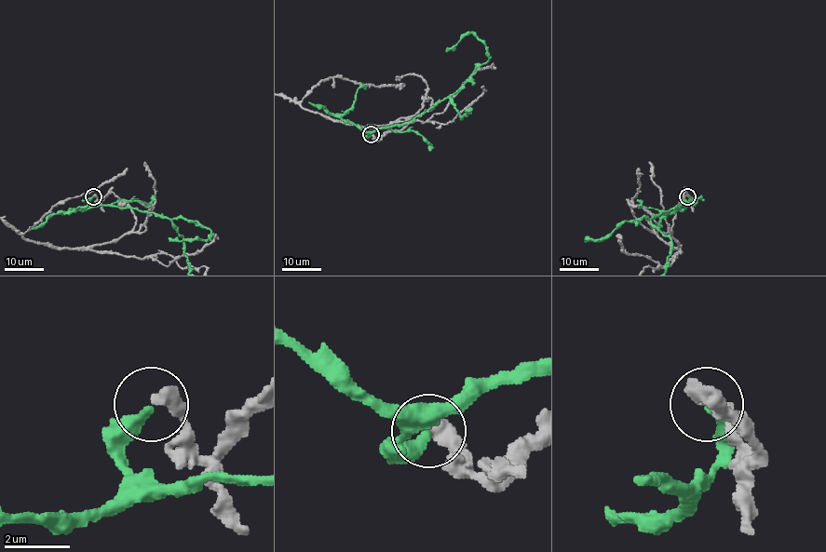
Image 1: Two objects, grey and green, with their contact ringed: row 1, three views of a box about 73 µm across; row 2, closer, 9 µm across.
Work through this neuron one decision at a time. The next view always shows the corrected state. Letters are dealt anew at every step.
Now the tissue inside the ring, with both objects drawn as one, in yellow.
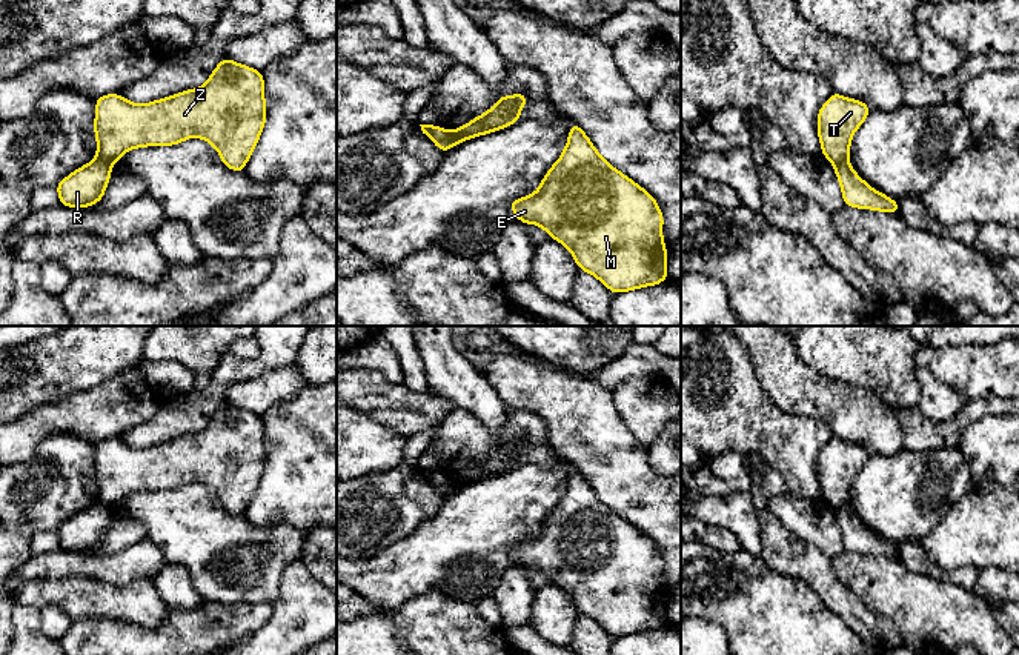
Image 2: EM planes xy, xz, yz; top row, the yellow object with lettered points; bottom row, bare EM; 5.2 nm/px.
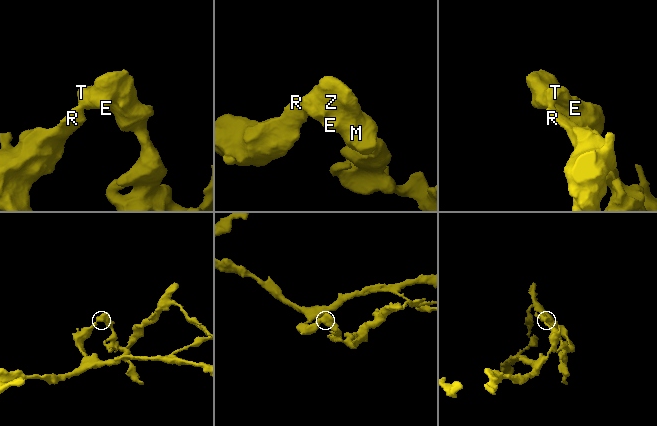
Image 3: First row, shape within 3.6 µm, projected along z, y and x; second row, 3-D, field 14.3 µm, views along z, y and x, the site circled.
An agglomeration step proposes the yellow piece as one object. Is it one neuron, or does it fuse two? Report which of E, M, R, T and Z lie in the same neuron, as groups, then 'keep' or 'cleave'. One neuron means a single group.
E M T Z / R | cleave

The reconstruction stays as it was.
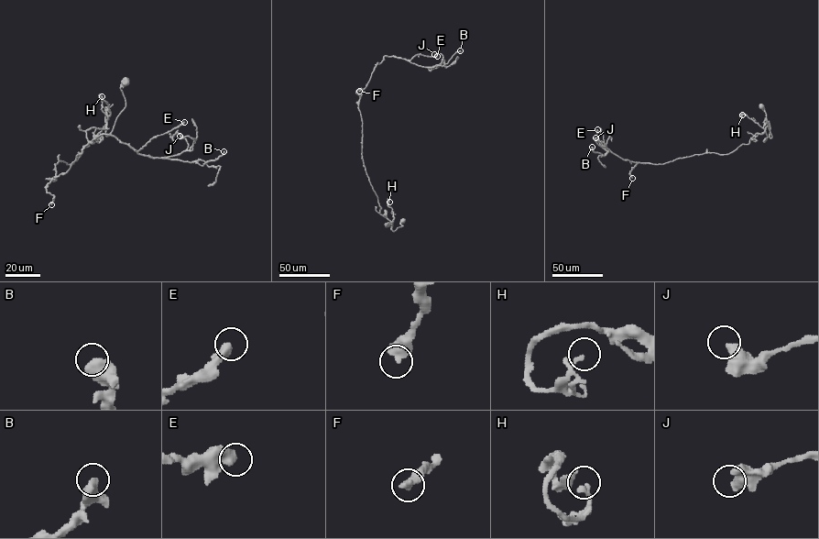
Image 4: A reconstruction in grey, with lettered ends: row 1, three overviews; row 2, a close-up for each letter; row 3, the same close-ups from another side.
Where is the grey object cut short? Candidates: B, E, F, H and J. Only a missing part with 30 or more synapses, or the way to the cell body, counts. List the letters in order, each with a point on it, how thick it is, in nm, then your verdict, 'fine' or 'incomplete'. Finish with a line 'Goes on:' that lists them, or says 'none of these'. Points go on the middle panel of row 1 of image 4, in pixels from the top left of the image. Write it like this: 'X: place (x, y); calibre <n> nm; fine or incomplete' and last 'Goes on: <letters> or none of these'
B: place (460, 50); calibre 600 nm; fine
E: place (437, 56); calibre 480 nm; fine
F: place (359, 91); calibre 480 nm; fine
H: place (389, 202); calibre 120 nm; fine
J: place (434, 54); calibre 440 nm; fine
Goes on: none of these

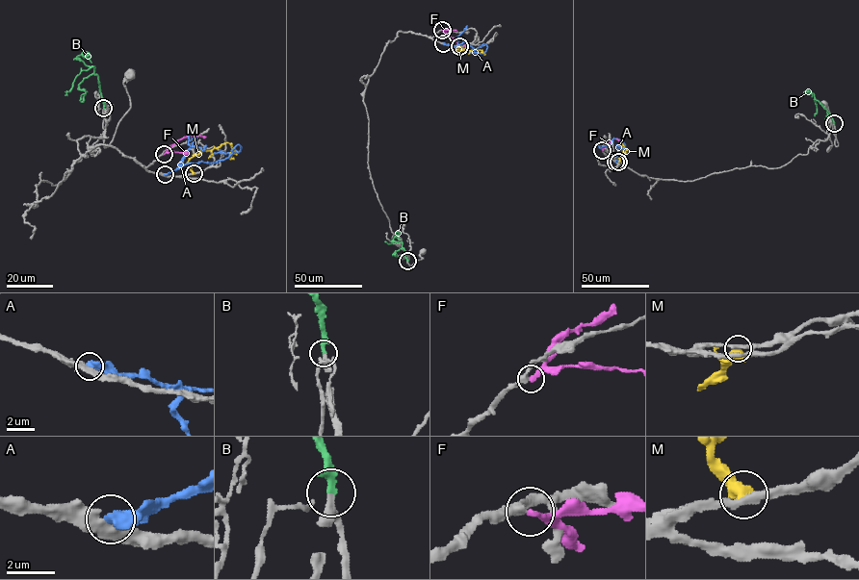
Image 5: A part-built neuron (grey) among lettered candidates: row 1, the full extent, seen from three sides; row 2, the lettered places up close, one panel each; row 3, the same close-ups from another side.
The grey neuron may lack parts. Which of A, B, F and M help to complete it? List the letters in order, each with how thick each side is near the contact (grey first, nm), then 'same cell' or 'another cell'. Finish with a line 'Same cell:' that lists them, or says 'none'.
A: calibres 440 and 550 nm; another cell
B: calibres 200 and 240 nm; same cell
F: calibres 320 and 300 nm; another cell
M: calibres 320 and 650 nm; another cell
Same cell: B

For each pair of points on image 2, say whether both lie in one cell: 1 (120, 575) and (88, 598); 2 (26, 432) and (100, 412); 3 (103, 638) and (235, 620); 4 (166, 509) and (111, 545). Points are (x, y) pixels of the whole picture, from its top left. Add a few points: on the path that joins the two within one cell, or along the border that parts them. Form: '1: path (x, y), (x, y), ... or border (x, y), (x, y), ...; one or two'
1: border (74, 577), (92, 577), (111, 585), (145, 580); two
2: path (45, 420), (57, 415), (82, 414); one
3: path (136, 638), (179, 638), (185, 634), (203, 632); one
4: border (112, 509), (123, 517), (134, 518), (146, 537); two

